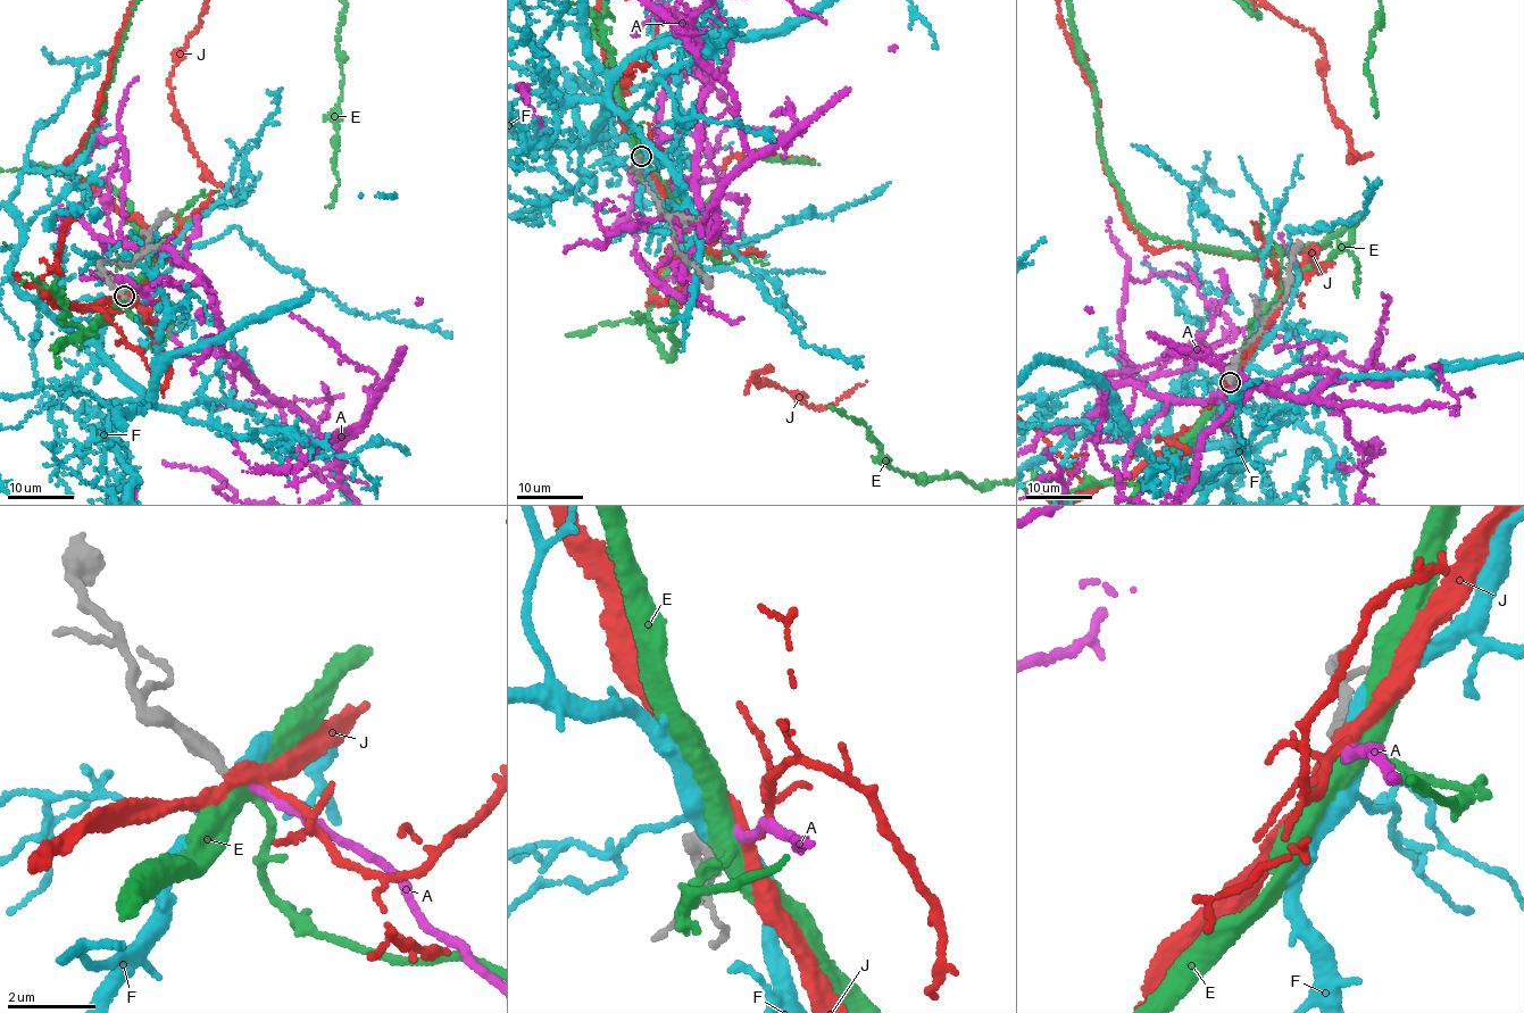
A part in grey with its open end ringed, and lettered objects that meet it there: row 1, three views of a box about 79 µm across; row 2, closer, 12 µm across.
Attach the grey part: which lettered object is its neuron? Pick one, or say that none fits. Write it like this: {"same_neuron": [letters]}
{"same_neuron": ["A"]}

